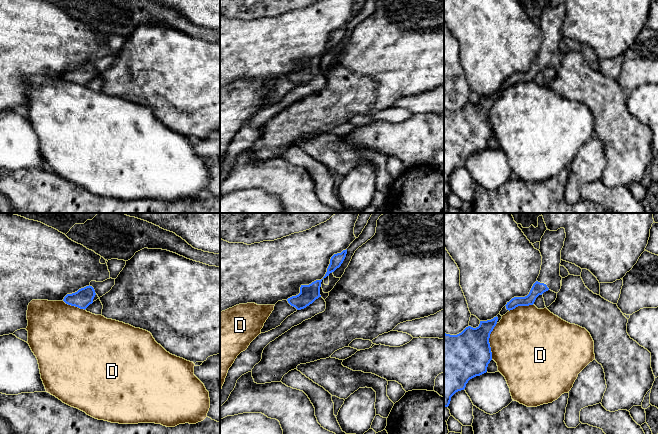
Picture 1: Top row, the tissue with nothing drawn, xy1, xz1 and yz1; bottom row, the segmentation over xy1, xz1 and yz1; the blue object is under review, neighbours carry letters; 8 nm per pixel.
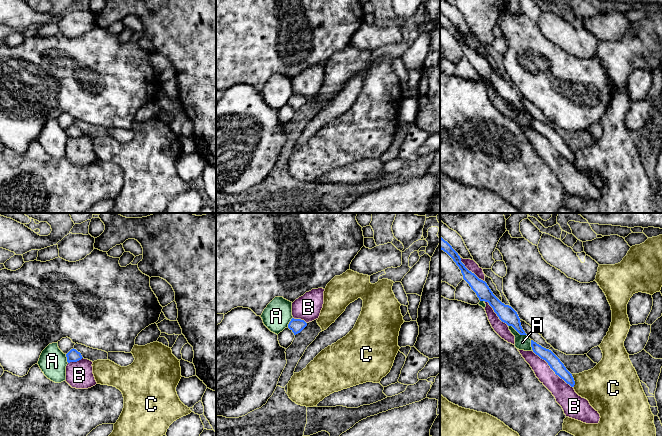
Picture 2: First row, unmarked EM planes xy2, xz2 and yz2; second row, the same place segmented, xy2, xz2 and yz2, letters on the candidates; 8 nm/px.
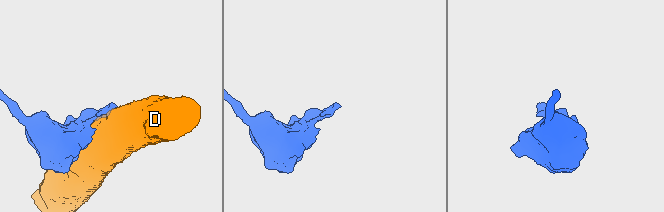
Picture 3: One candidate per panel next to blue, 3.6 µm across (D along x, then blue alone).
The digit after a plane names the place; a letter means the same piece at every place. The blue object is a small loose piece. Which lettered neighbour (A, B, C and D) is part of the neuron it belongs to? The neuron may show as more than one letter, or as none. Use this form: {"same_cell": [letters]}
{"same_cell": []}

